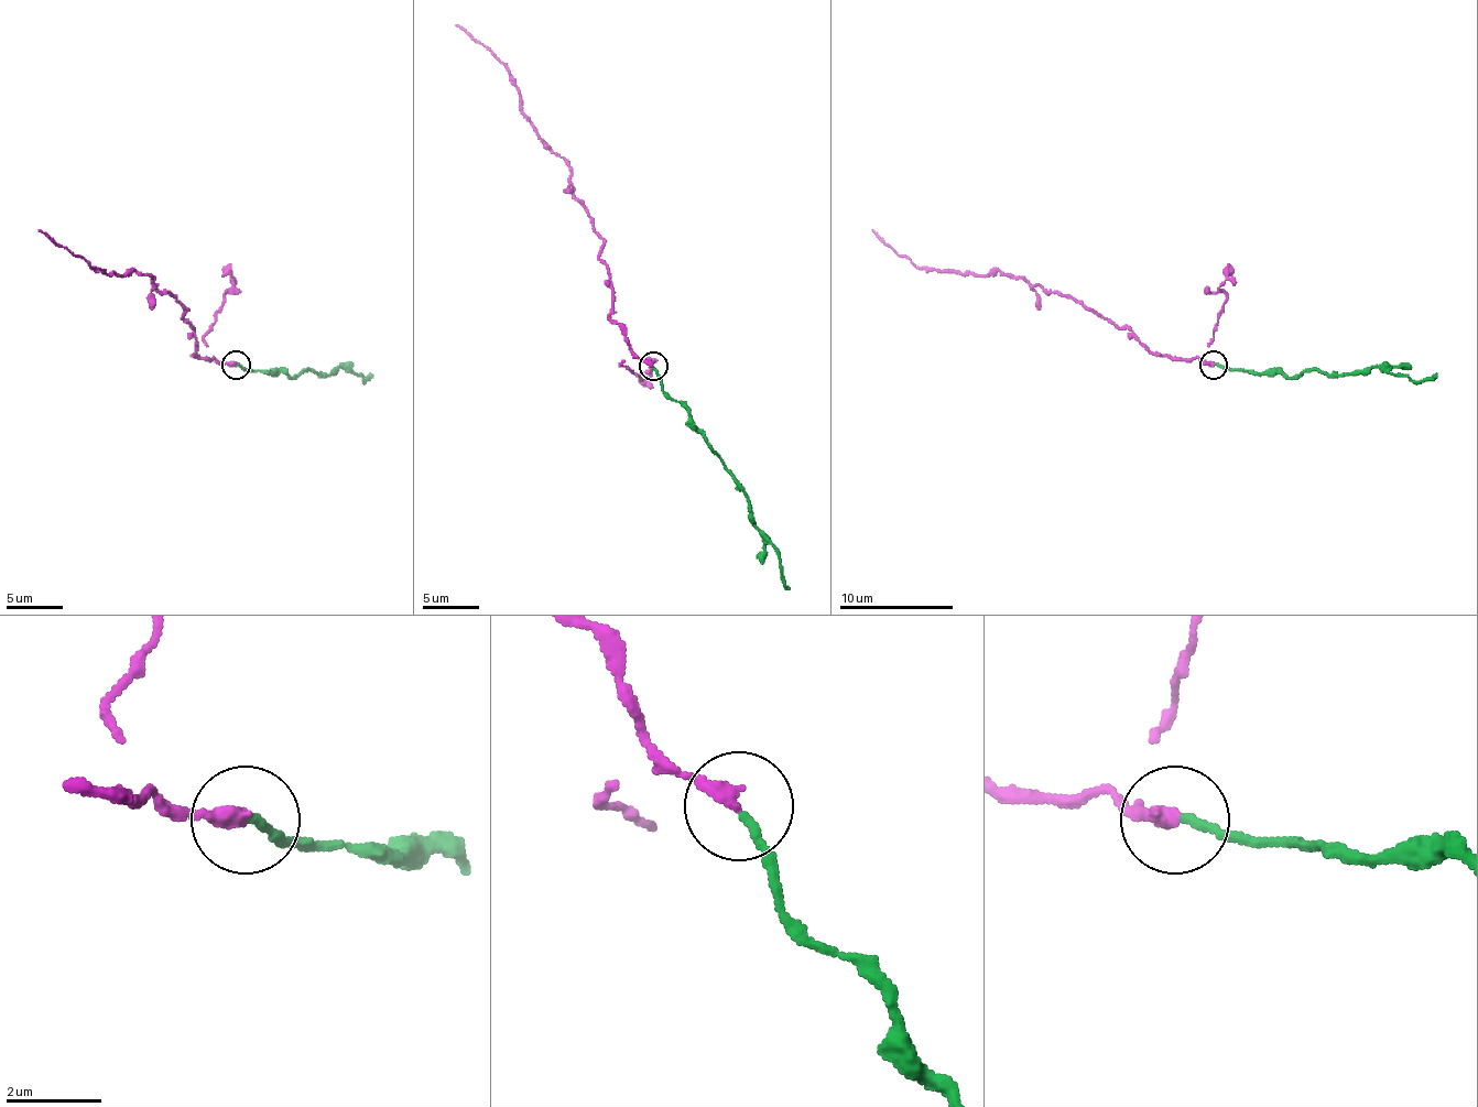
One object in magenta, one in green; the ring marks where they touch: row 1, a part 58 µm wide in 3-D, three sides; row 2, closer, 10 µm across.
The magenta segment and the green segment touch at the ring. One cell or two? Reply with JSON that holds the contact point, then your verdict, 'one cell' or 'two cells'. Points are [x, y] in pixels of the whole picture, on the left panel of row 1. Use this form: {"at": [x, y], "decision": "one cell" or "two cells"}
{"at": [236, 365], "decision": "one cell"}

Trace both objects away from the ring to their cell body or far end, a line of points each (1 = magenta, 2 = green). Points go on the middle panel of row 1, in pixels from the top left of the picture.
1: (653, 365), (611, 317), (602, 237), (572, 192), (572, 166), (523, 112), (509, 69), (455, 24)
2: (653, 368), (662, 388), (687, 411), (687, 422), (745, 492), (753, 527), (775, 550), (790, 589)

